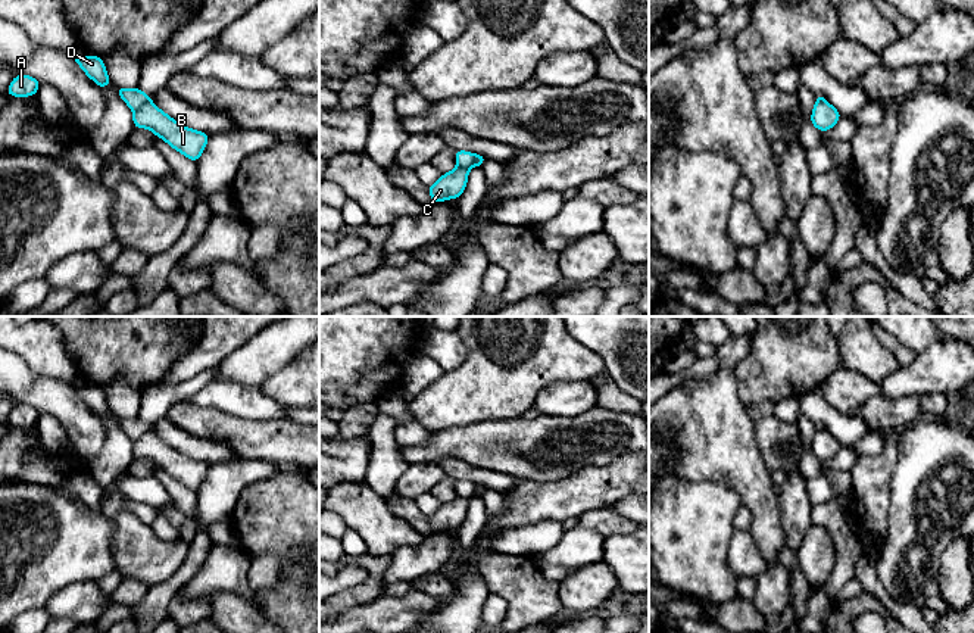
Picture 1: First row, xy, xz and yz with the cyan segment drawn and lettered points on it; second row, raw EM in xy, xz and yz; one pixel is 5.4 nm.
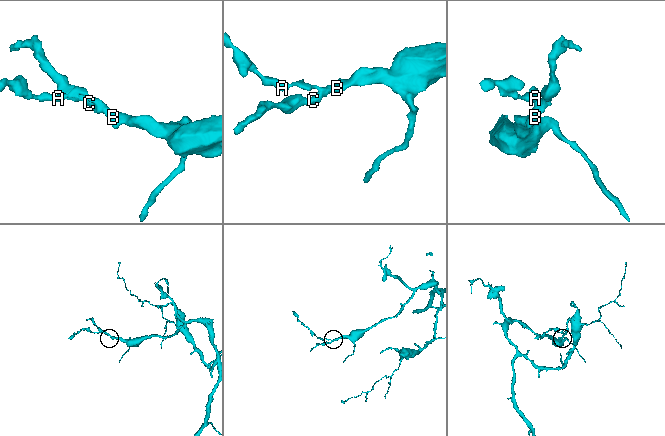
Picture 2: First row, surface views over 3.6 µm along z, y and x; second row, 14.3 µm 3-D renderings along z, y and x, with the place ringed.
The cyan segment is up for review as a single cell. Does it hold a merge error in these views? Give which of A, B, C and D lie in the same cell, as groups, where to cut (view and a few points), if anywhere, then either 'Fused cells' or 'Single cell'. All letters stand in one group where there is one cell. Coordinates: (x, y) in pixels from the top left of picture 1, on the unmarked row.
Groups: A D / B C. Split along xz (477, 485), (470, 496), (458, 496). Fused cells

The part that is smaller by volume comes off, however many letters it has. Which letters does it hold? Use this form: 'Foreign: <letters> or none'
Foreign: A, D

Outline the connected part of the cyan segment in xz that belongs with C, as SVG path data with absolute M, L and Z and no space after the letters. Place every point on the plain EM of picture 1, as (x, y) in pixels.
M456 496L453 501L441 503L433 515L427 517L431 530L437 533L459 528L466 517L469 499Z

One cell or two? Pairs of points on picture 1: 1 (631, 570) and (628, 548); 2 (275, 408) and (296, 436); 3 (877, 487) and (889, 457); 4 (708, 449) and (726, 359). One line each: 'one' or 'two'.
1: one
2: two
3: one
4: two

